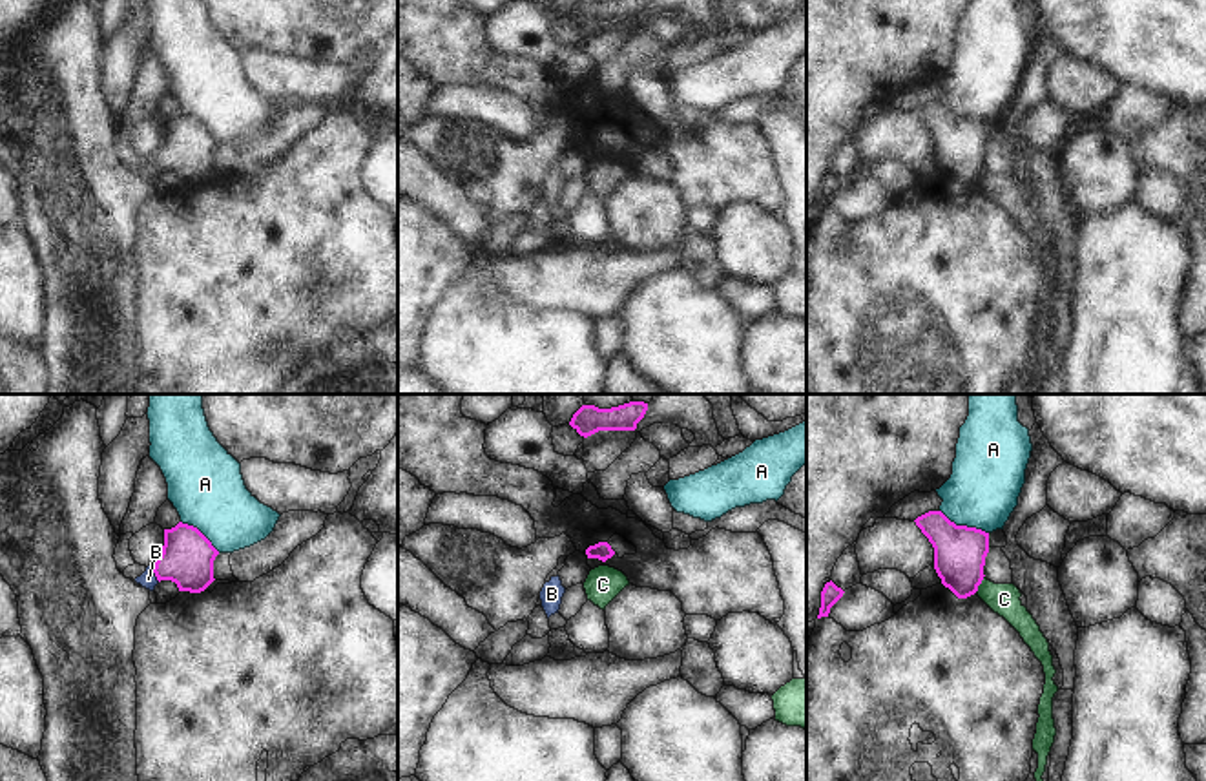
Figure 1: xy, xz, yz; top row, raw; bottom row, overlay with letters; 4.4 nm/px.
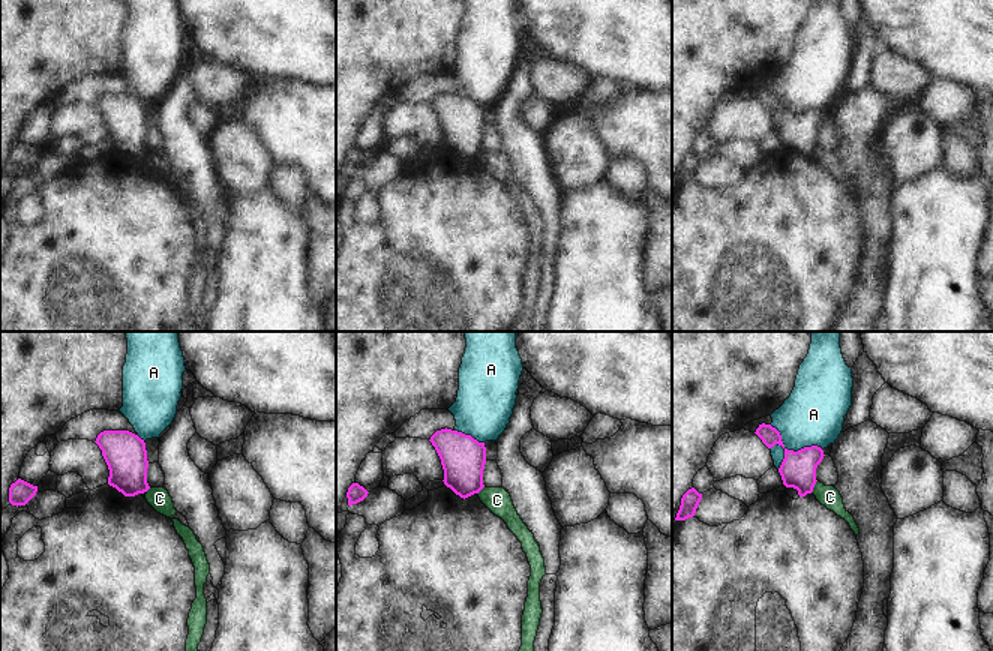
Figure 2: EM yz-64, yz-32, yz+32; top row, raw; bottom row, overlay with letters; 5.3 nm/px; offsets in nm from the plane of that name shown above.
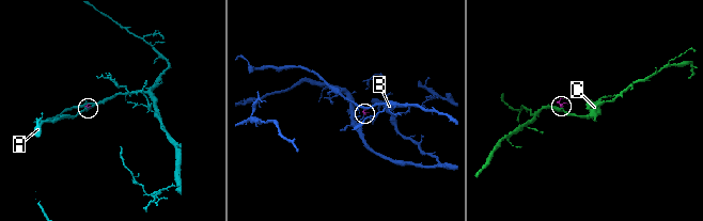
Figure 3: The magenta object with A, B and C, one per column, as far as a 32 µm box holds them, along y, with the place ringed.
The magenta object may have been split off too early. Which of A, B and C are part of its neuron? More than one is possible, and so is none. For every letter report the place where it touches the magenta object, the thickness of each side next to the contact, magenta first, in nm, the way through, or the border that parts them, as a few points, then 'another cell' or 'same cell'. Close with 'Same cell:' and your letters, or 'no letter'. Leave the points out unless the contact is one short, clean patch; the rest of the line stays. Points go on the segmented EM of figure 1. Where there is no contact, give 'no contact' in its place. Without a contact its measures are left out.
A: contact yz (964, 526); calibres 220 and 320 nm; another cell
B: contact xy (154, 572); calibres 240 and 70 nm; way xy (187, 559), (154, 572), (148, 579); same cell
C: contact yz (980, 583); calibres 220 and 140 nm; border yz (984, 575), (975, 592); another cell
Same cell: B

